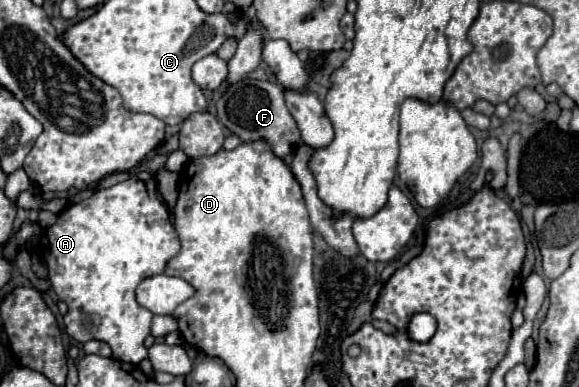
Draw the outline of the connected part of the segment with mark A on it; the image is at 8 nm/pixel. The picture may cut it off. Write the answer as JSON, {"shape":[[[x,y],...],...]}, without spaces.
{"shape":[[[149,174],[149,180],[129,178],[111,188],[97,190],[91,198],[85,198],[59,214],[57,222],[49,226],[41,238],[41,254],[47,264],[53,290],[57,298],[69,306],[67,314],[63,316],[65,332],[79,344],[95,338],[107,342],[113,348],[113,358],[129,364],[139,364],[147,358],[147,348],[143,346],[143,342],[151,332],[153,318],[149,310],[137,304],[135,288],[141,280],[161,274],[167,262],[177,256],[181,248],[177,232],[169,220],[169,212],[159,200],[156,183],[151,182],[154,178],[152,176]]]}

